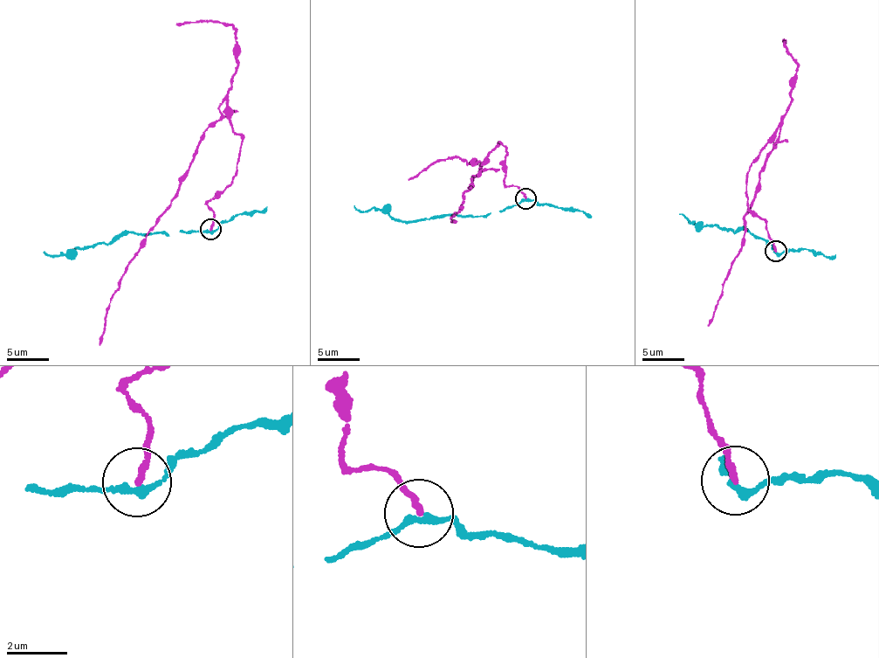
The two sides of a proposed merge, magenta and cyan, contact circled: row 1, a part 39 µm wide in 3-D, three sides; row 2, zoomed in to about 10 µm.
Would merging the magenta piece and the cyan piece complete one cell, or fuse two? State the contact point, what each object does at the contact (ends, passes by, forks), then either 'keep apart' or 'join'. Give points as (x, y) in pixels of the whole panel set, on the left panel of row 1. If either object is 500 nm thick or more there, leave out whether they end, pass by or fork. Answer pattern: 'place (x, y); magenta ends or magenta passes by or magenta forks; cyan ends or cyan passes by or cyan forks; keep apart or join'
place (210, 229); magenta ends; cyan passes by; keep apart

